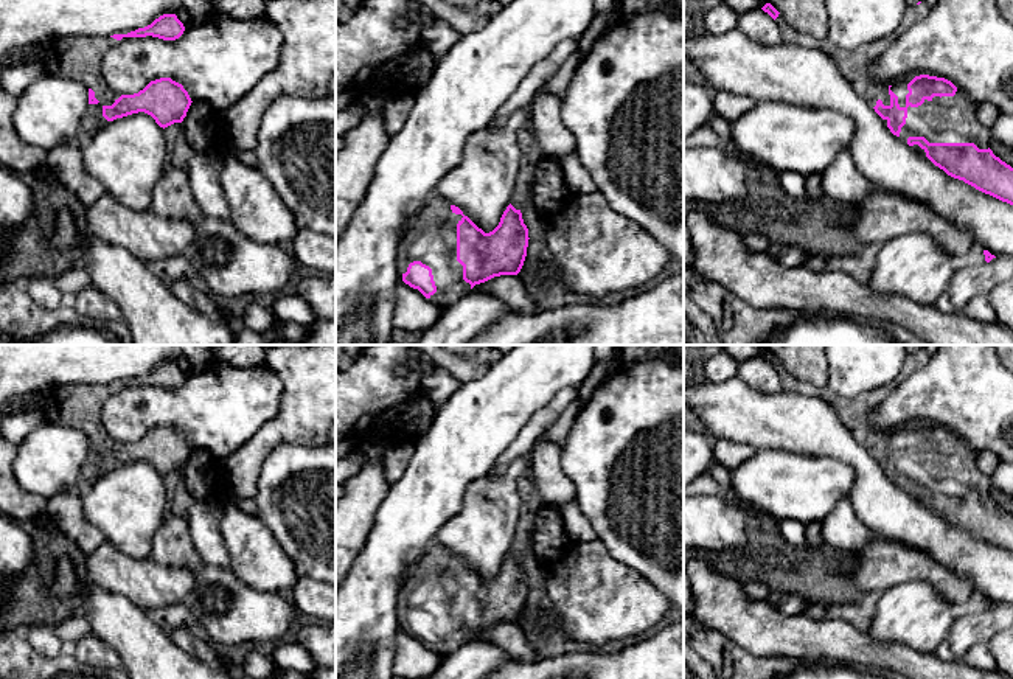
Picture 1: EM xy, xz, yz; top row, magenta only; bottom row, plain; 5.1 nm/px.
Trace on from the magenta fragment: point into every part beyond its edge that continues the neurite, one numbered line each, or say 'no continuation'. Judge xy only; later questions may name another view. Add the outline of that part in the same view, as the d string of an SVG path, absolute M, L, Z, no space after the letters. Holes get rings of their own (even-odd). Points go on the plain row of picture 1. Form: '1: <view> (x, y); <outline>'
1: xy (78, 406); M68 384L53 387L42 398L42 415L47 421L84 432L99 449L89 452L81 479L82 489L107 471L103 455L112 454L121 444L113 441L101 424L103 402L117 390L113 385Z

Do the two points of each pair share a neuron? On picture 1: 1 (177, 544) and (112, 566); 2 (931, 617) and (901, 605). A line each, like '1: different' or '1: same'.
1: different
2: same

